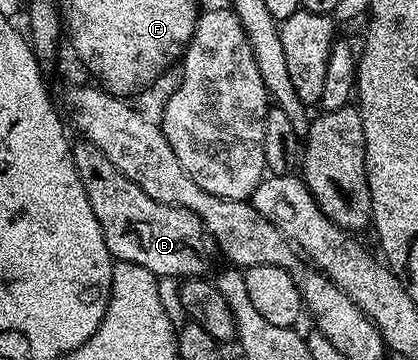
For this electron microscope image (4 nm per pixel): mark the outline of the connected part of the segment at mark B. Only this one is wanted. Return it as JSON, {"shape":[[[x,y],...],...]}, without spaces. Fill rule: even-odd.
{"shape":[[[80,140],[72,146],[72,159],[78,168],[82,188],[86,188],[86,200],[98,216],[106,248],[113,259],[138,264],[151,274],[164,278],[183,280],[202,276],[202,254],[200,242],[206,228],[190,212],[181,206],[171,206],[146,196],[134,180],[130,180],[94,143]],[[195,218],[195,220],[188,220]]]}

